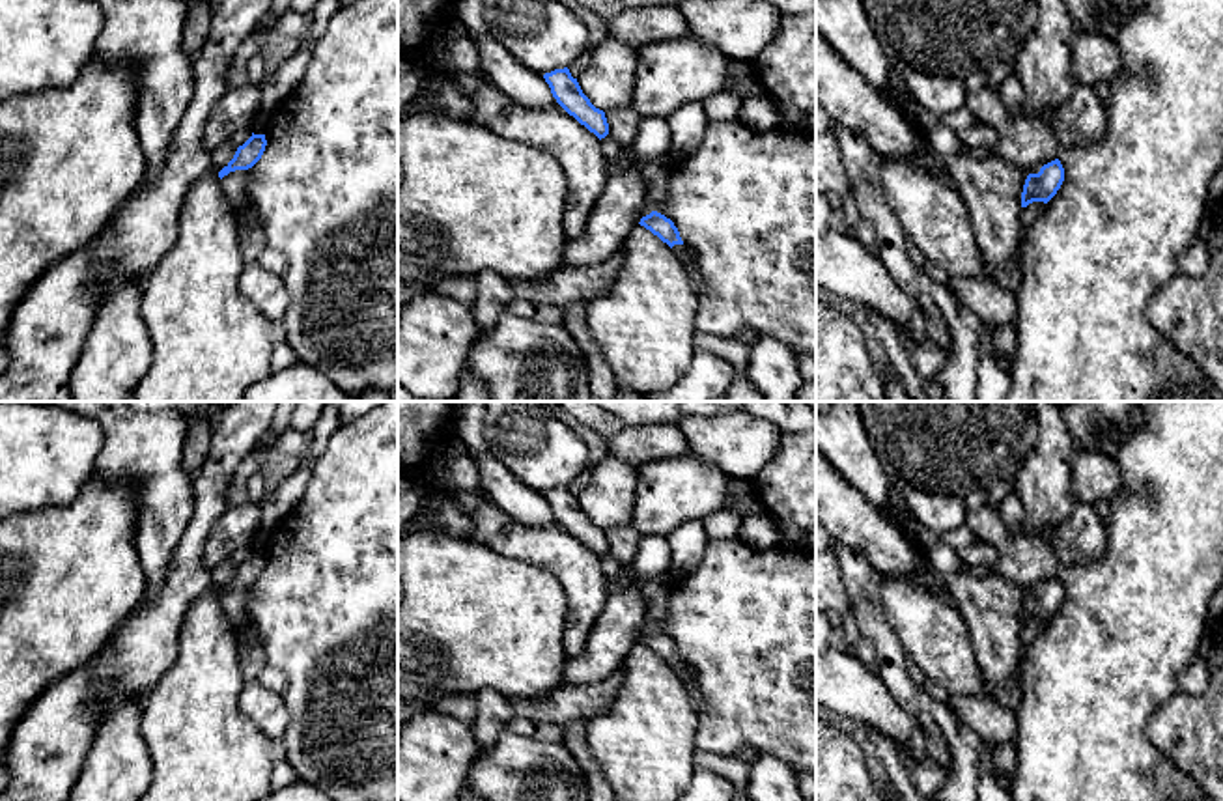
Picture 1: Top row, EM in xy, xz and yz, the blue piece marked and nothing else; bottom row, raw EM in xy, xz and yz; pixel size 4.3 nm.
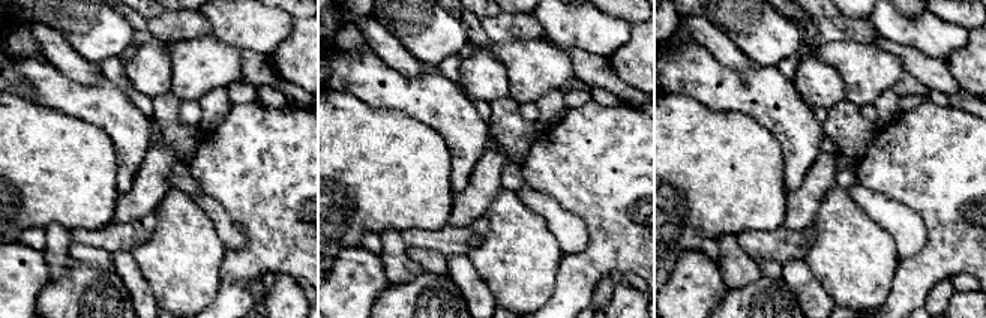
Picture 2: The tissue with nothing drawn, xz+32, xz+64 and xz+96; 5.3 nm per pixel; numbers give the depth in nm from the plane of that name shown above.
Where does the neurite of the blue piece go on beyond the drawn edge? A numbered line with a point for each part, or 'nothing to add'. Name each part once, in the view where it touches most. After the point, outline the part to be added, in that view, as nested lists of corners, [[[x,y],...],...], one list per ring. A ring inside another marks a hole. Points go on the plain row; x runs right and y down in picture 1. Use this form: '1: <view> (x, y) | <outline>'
nothing to add

